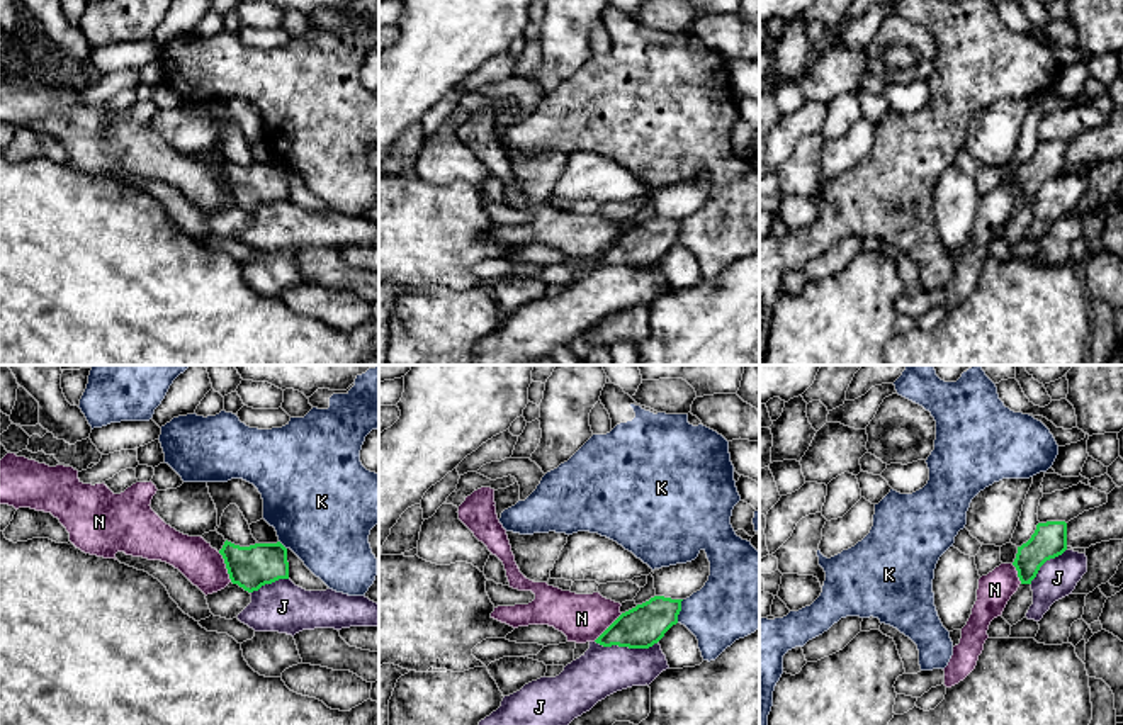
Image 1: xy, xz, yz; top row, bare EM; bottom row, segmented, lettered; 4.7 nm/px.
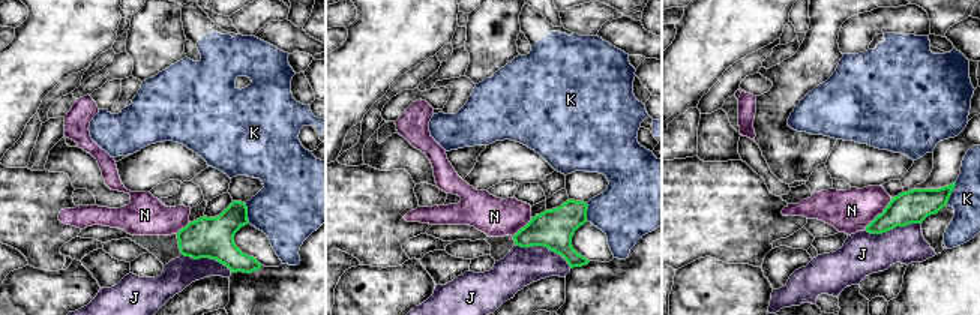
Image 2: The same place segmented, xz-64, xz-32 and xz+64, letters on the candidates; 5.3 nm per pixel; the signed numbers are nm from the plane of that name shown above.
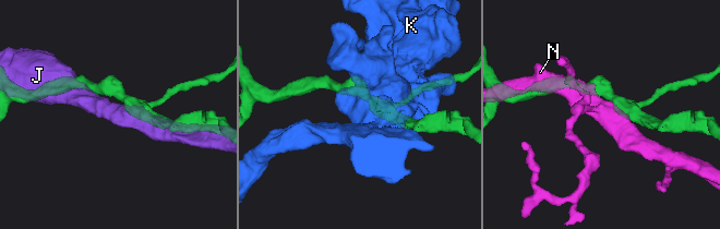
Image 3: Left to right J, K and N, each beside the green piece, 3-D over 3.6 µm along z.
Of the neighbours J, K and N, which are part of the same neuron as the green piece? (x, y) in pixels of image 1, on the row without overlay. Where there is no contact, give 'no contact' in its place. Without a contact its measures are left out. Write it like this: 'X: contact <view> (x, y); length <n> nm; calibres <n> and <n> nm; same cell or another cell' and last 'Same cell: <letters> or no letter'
J: contact xz (627, 265); length 300 nm; calibres 200 and 240 nm; another cell
K: contact xz (680, 230); length 120 nm; calibres 200 and 320 nm; another cell
N: contact xy (226, 187); length 160 nm; calibres 200 and 190 nm; another cell
Same cell: no letter

